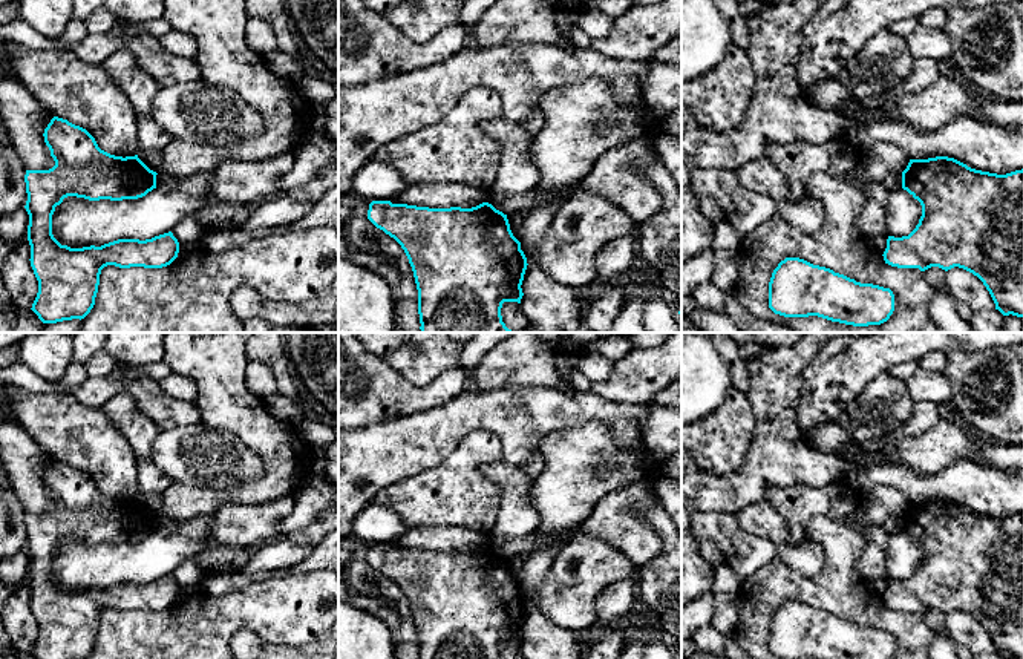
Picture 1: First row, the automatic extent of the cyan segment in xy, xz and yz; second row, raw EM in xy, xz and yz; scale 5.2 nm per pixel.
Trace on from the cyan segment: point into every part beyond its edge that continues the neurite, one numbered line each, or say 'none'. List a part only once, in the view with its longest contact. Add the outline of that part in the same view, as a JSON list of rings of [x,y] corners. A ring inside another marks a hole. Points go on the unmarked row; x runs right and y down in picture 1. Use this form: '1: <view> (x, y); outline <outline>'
none

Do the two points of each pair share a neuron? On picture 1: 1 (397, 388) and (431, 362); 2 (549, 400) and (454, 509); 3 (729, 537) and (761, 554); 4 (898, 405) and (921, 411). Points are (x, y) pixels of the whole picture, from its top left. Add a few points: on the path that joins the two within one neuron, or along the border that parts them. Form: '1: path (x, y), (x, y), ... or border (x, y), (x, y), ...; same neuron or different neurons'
1: border (383, 359), (414, 385), (428, 385), (441, 374); different neurons
2: border (473, 431), (492, 431), (500, 439), (504, 459); different neurons
3: path (737, 544), (745, 552), (754, 552); same neuron
4: border (915, 402), (911, 416), (887, 434); different neurons

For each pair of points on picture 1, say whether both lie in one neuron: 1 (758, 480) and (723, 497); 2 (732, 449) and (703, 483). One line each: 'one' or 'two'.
1: one
2: two

